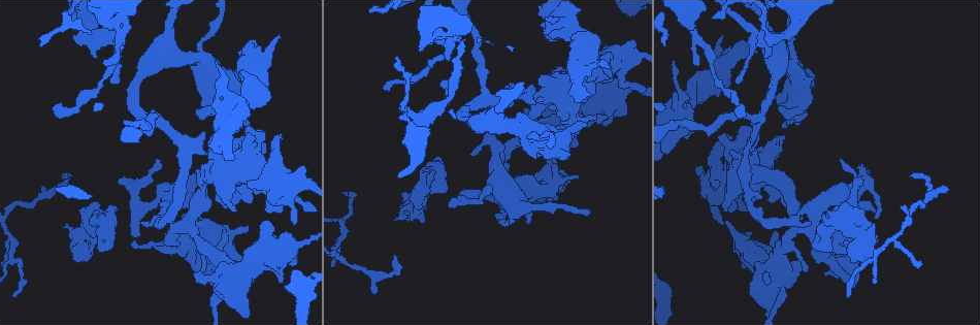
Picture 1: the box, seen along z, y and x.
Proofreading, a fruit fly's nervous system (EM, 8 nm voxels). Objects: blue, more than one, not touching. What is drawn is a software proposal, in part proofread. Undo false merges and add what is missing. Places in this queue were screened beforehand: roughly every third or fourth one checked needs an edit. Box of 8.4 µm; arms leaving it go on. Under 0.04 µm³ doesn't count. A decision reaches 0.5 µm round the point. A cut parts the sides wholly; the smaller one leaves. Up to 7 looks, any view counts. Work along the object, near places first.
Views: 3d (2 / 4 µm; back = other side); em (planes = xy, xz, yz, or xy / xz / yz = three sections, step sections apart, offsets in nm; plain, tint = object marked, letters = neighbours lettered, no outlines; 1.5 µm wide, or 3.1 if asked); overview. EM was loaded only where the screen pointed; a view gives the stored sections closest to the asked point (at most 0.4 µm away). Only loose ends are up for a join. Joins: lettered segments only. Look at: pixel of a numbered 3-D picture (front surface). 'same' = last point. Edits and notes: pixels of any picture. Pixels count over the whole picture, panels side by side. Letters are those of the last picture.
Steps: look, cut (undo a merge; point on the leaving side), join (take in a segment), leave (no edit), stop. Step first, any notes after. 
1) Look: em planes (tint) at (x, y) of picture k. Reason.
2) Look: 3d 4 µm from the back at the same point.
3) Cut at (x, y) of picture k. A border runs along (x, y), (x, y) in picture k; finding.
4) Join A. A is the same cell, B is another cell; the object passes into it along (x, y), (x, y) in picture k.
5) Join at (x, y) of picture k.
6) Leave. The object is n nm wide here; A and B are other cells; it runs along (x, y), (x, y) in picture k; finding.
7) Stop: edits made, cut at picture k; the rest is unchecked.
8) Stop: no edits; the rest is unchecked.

Look: 3d 2 µm at (225, 205) of picture 1. Branch stops here.

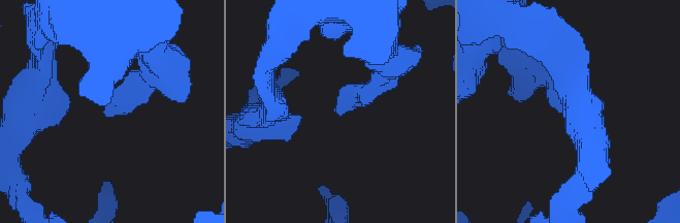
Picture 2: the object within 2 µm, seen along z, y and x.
Look: em planes (plain) at (111, 105) of picture 2. Now the EM.

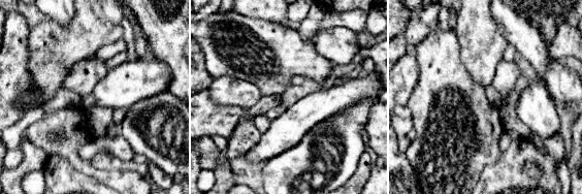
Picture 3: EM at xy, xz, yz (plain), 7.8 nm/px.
Look: em planes (letters) at the same point.

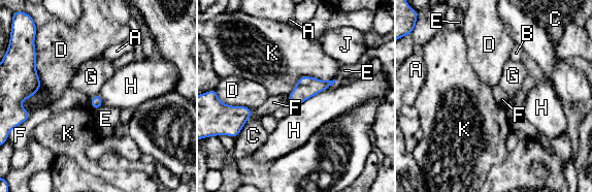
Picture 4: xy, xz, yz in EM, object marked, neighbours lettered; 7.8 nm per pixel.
Leave. A, B, C, D, E, F, G, H, J and K are other cells; a border runs along (334, 78), (301, 76), (288, 95) in picture 4; none of them fits.

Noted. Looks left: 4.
Look: 3d 2 µm at (871, 171) of picture 1. An open end.

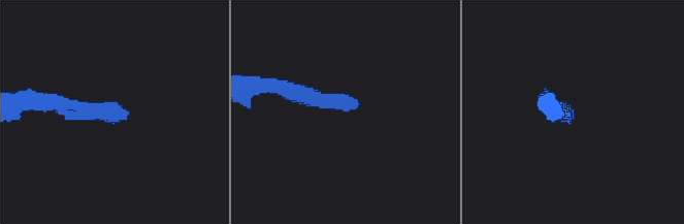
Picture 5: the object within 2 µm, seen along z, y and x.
Look: em planes (letters) at (125, 112) of picture 5.

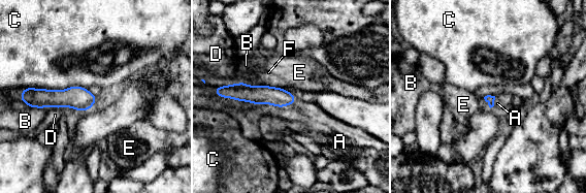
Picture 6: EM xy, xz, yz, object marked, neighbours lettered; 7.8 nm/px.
Join A. A is the same cell, B, C, D, E and F are other cells; the object passes into it along (489, 99), (493, 101), (497, 103) in picture 6; it goes on there.

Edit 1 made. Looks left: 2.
Stop: edits made, join at picture 6; the rest is unchecked.

